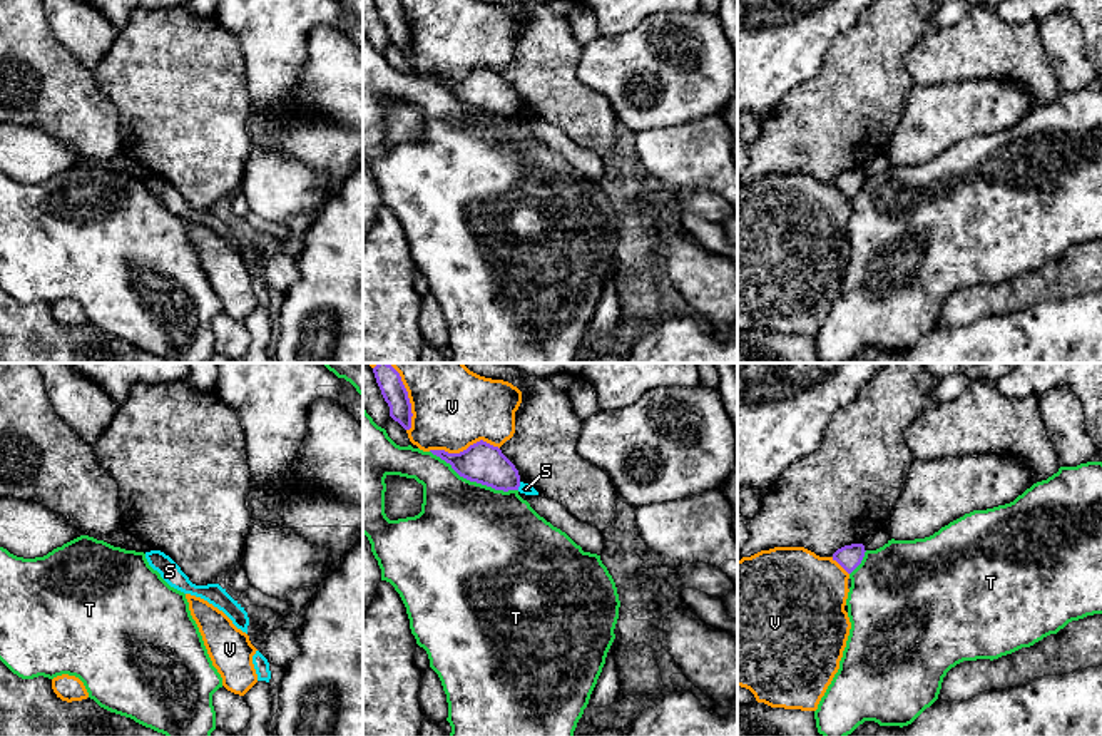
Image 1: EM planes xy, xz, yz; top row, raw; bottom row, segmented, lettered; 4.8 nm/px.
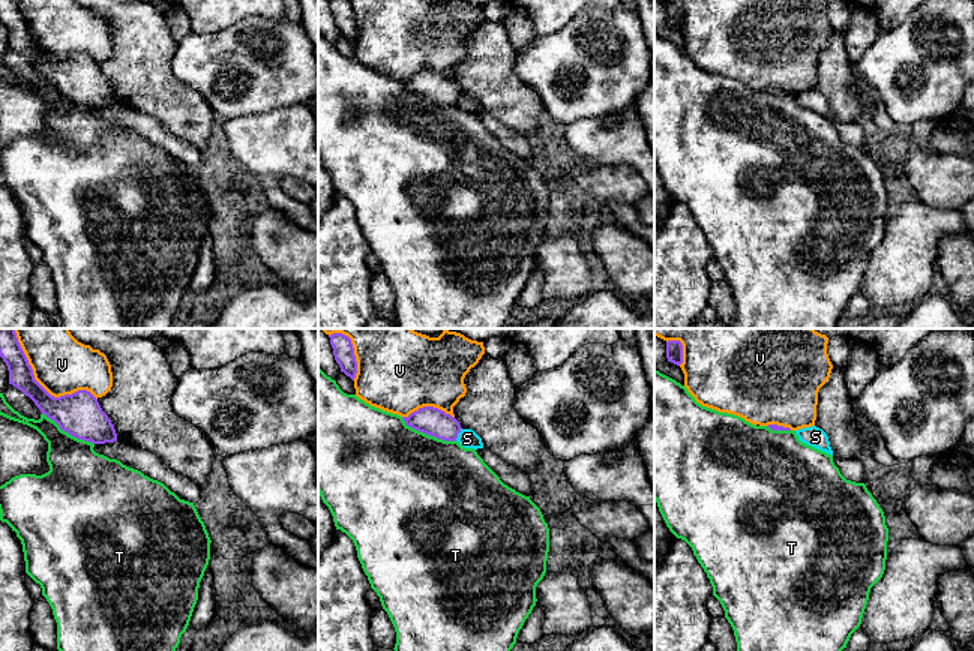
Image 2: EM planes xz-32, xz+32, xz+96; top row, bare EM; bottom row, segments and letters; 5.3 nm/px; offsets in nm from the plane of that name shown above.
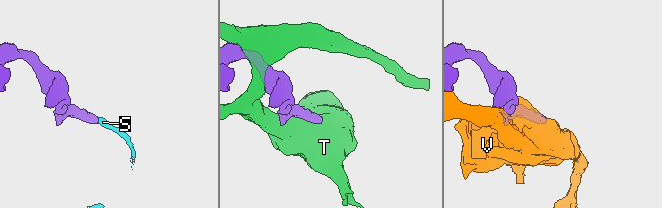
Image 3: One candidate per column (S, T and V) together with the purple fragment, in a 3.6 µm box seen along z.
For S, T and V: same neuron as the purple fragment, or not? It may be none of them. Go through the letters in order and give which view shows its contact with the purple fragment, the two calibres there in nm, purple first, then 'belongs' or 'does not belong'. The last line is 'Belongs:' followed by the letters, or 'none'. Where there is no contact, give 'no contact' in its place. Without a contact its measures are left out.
S: meets purple in xz; 190 nm thick on the purple side, 50 nm on the other; does not belong
T: meets purple in xz; 190 nm thick on the purple side, 480 nm on the other; does not belong
V: meets purple in xz; 190 nm thick on the purple side, 360 nm on the other; does not belong
Belongs: none

